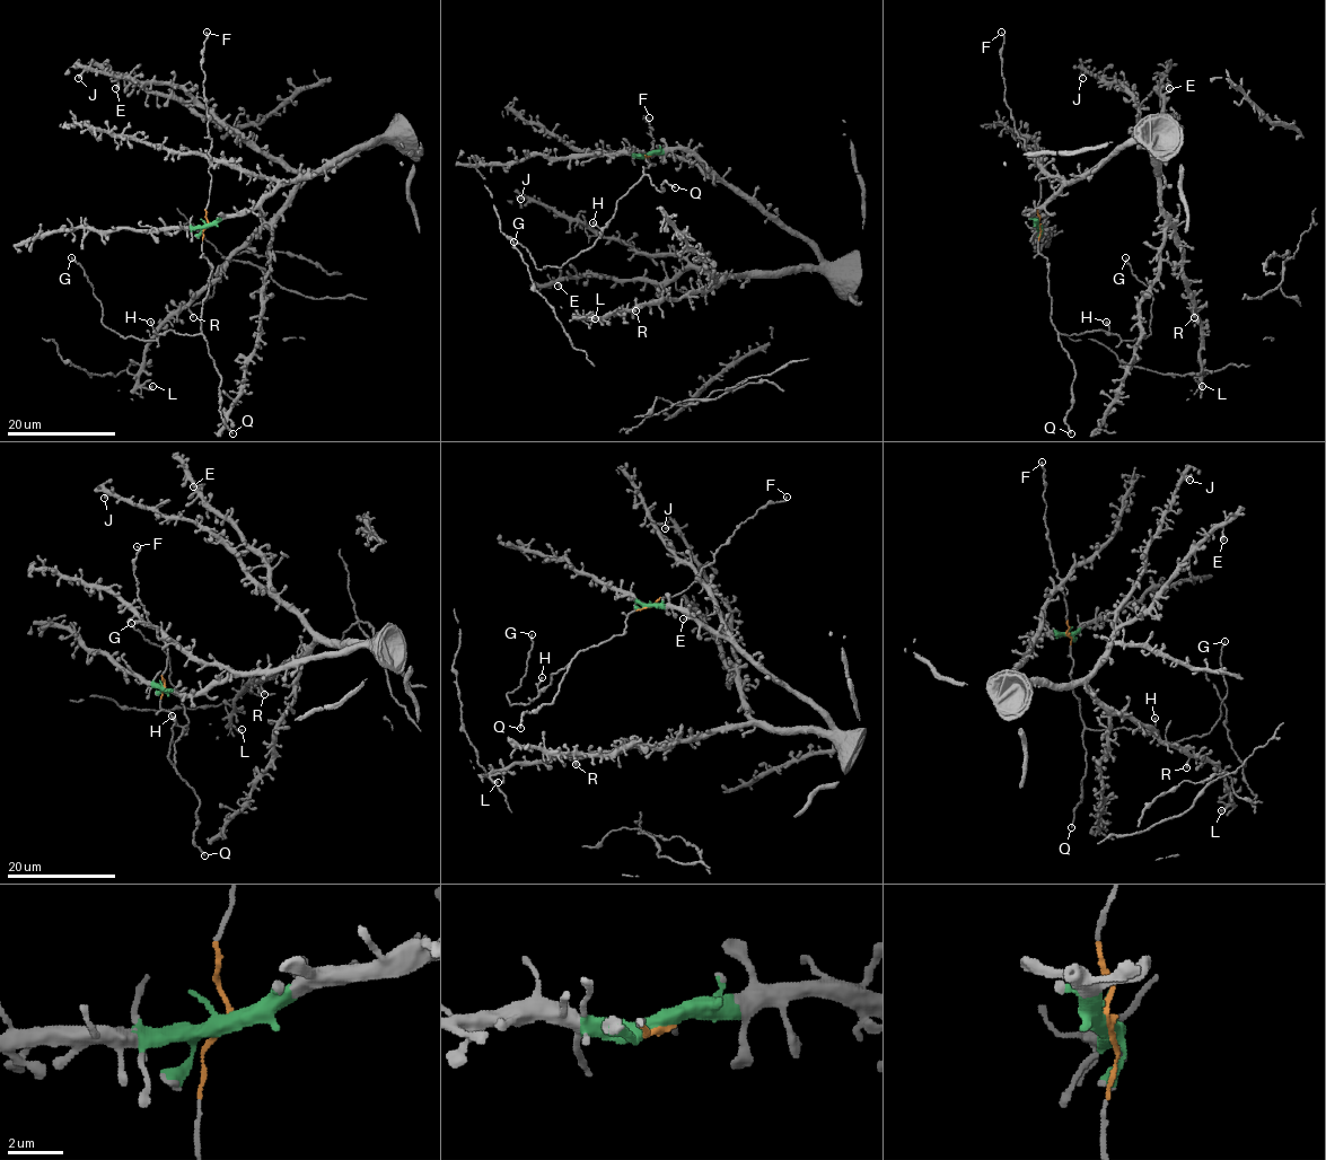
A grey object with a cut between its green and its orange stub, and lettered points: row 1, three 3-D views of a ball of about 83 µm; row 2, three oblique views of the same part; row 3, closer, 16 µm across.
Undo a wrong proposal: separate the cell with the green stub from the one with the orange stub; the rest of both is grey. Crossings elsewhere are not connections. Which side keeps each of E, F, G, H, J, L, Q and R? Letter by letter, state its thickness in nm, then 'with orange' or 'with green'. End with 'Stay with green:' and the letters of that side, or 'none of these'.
E: calibre 400 nm; with green
F: calibre 160 nm; with orange
G: calibre 170 nm; with orange
H: calibre 240 nm; with orange
J: calibre 400 nm; with green
L: calibre 380 nm; with green
Q: calibre 180 nm; with orange
R: calibre 320 nm; with green
Stay with green: E, J, L, R

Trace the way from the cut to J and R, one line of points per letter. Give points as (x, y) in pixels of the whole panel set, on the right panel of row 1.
J: (1037, 225), (1062, 186), (1132, 143), (1148, 138), (1157, 170), (1136, 103), (1082, 78)
R: (1037, 225), (1033, 217), (1070, 179), (1148, 138), (1157, 204), (1183, 252), (1194, 317)

